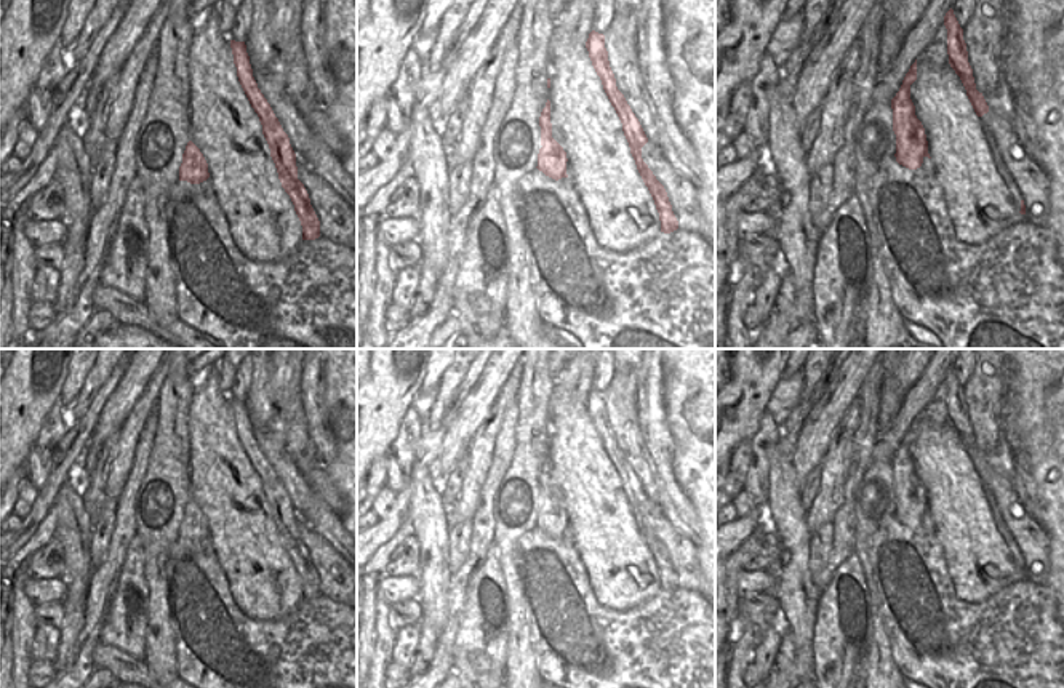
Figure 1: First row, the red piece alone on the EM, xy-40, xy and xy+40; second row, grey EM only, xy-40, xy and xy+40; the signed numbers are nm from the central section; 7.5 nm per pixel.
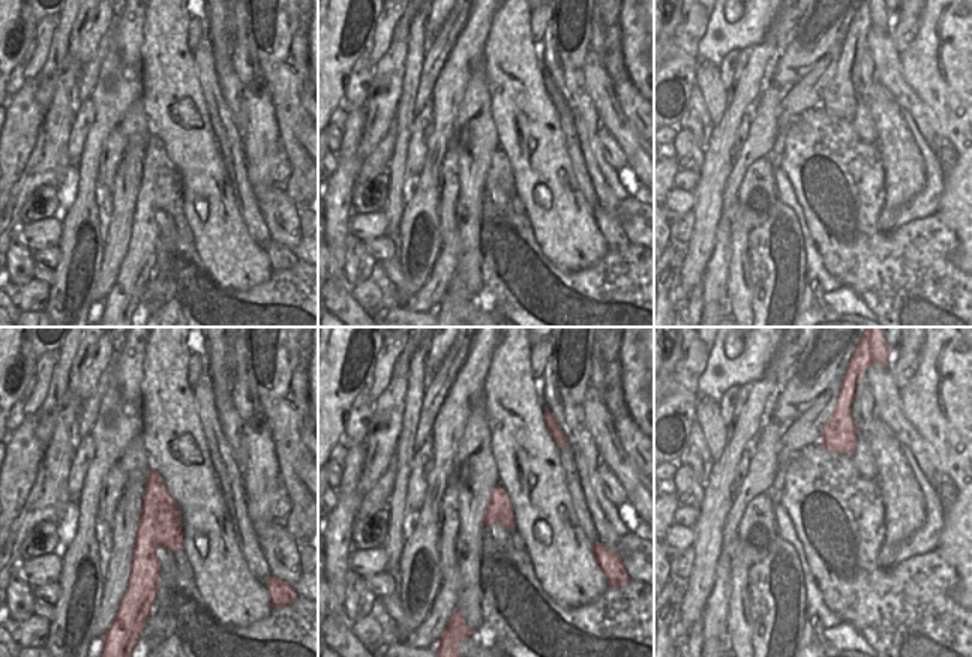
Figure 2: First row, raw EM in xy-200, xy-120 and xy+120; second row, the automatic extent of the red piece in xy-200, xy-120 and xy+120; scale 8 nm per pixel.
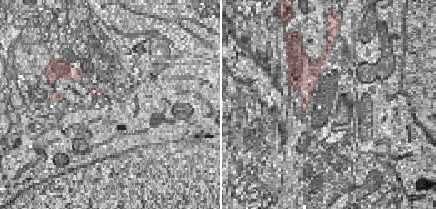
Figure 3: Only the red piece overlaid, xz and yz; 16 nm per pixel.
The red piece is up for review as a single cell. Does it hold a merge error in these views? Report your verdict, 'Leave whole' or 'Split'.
Split

